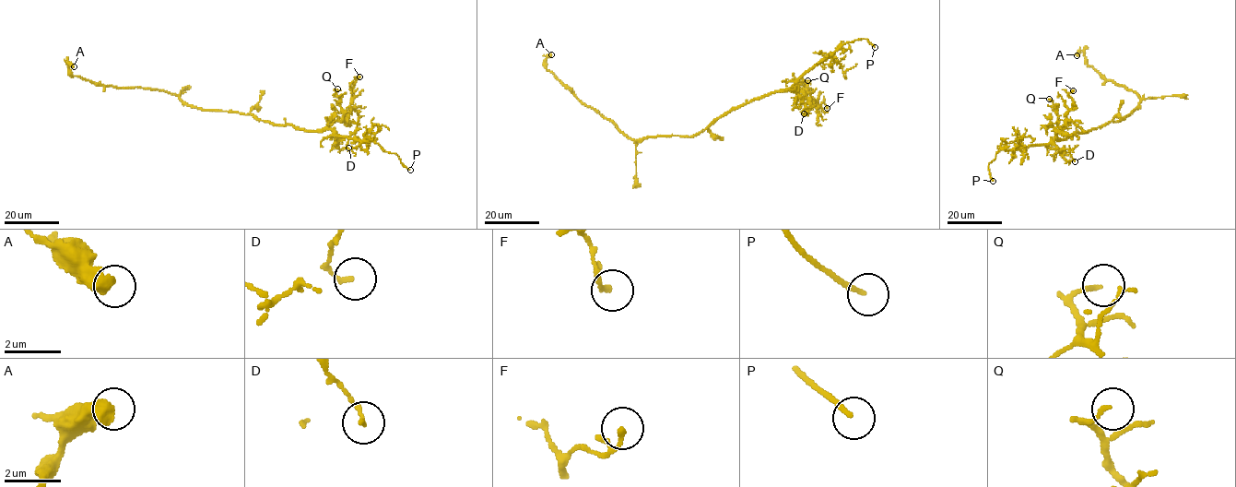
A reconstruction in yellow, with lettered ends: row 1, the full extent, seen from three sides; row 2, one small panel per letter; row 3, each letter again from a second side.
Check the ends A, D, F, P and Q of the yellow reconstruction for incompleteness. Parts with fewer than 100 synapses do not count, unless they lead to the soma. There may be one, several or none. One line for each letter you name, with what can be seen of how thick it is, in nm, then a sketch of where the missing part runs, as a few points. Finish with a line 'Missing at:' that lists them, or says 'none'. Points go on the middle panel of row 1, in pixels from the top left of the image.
P: calibre 170 nm; course (875, 47), (892, 67)
Missing at: P

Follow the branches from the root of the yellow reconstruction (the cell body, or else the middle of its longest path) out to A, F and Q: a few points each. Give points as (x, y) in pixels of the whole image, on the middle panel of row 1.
A: (705, 129), (690, 136), (627, 137), (610, 121), (584, 105), (546, 68), (545, 60), (551, 54)
F: (705, 129), (736, 108), (774, 92), (797, 89), (816, 102), (817, 108), (823, 102), (827, 108)
Q: (705, 129), (731, 111), (771, 93), (797, 89), (806, 94), (805, 82), (807, 80)

